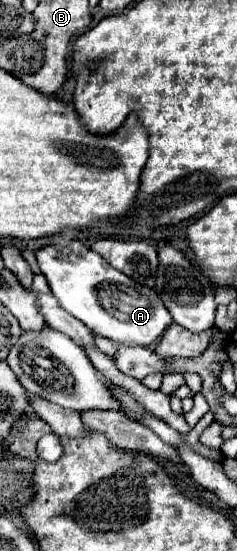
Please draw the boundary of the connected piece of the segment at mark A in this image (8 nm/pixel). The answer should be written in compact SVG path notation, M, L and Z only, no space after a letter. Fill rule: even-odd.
M70 240L42 246L34 252L34 256L60 306L100 336L122 344L150 346L164 332L164 328L172 324L170 312L164 308L162 300L152 288L140 286L126 278L122 272L106 264L98 252L86 248L82 242Z

